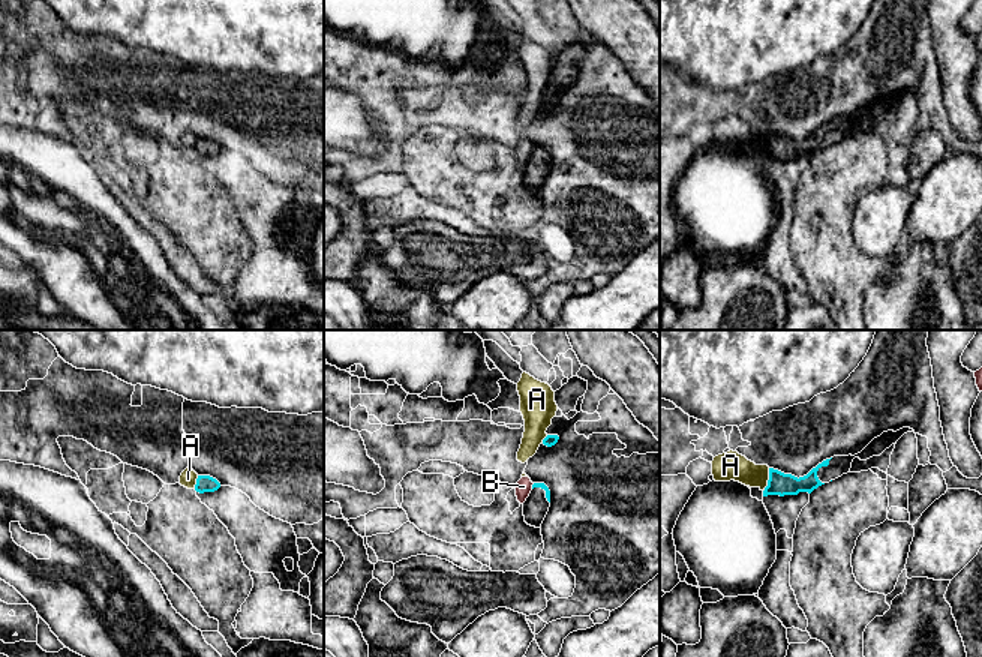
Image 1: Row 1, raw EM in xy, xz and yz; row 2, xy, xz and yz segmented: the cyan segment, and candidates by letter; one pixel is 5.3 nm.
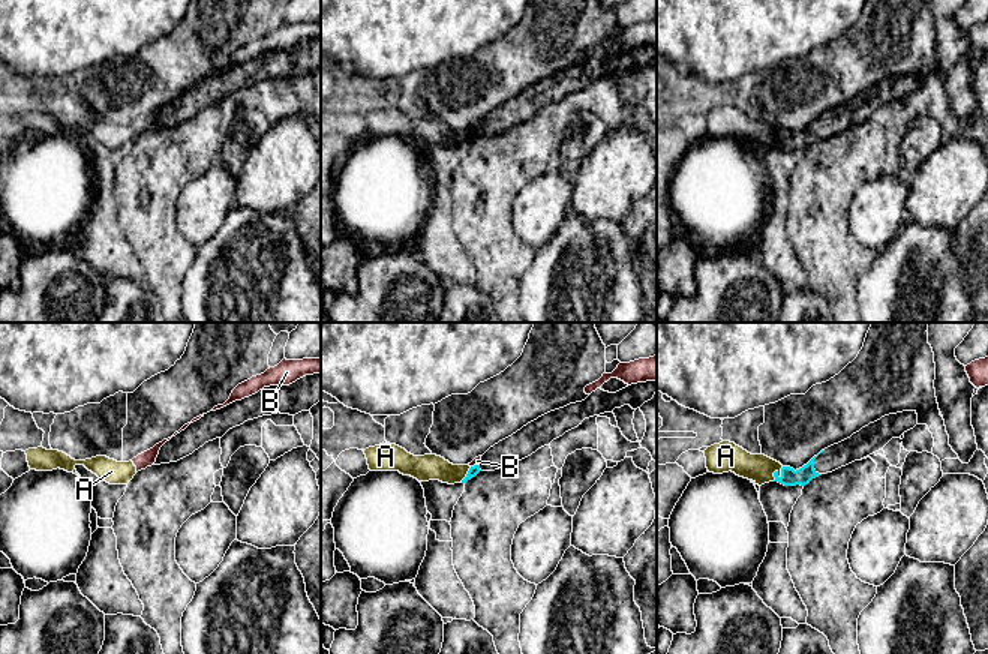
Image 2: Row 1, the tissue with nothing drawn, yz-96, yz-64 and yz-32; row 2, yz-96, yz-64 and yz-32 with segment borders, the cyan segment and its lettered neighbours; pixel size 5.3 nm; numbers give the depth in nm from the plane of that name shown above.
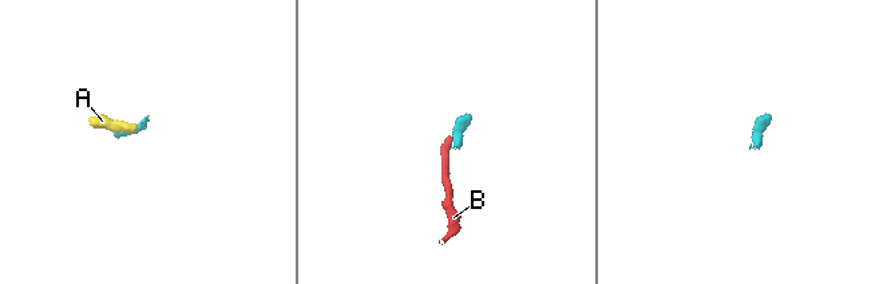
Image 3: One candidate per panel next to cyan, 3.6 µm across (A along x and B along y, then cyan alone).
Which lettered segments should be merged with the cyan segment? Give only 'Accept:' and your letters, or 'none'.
Accept: none

